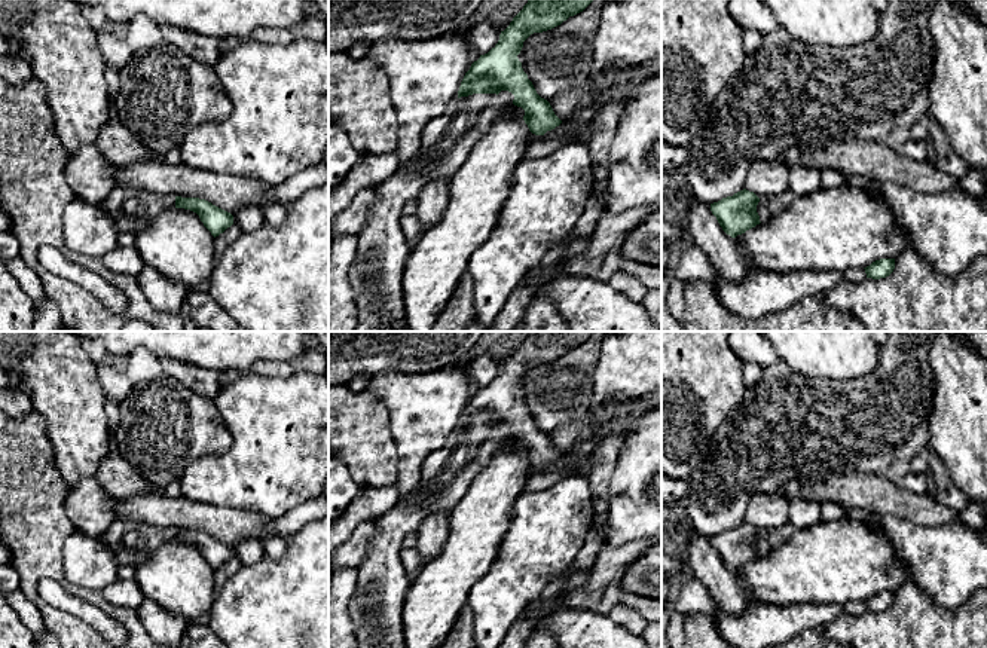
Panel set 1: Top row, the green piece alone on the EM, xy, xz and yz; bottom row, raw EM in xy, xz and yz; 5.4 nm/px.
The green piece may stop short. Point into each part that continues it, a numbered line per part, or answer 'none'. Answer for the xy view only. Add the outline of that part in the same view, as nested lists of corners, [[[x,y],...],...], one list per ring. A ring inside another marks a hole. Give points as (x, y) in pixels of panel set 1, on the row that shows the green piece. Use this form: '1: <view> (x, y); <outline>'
1: xy (130, 208); [[[116,184],[101,207],[111,217],[119,232],[137,233],[161,211],[175,208],[175,196]]]

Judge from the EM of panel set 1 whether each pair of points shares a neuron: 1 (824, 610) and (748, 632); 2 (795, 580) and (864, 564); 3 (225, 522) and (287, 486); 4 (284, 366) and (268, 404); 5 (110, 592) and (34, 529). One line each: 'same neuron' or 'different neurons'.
1: same neuron
2: same neuron
3: different neurons
4: different neurons
5: different neurons

